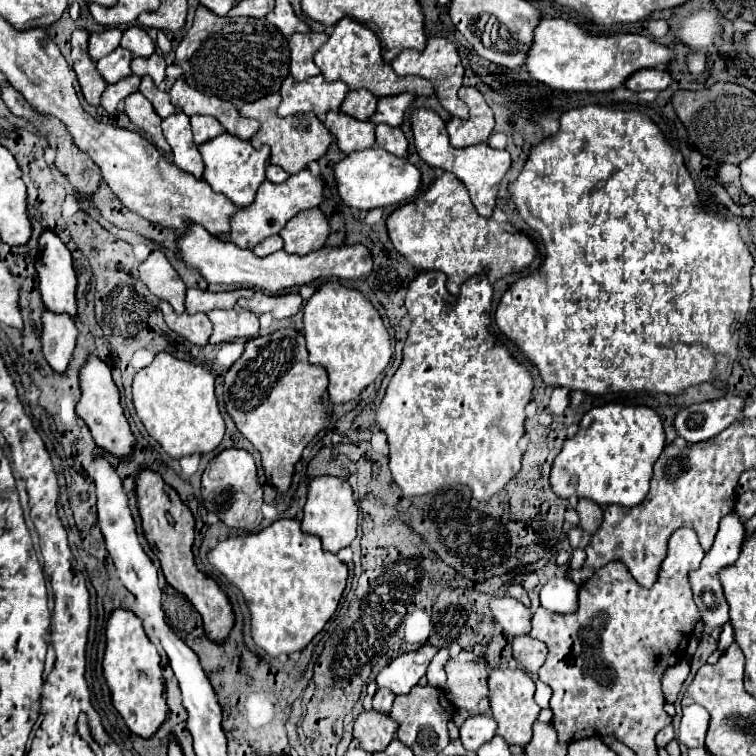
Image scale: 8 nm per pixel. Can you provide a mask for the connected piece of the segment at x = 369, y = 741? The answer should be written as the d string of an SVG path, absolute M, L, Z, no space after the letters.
M363 710L353 726L353 738L367 752L381 752L395 738L399 724L389 716L389 712Z

